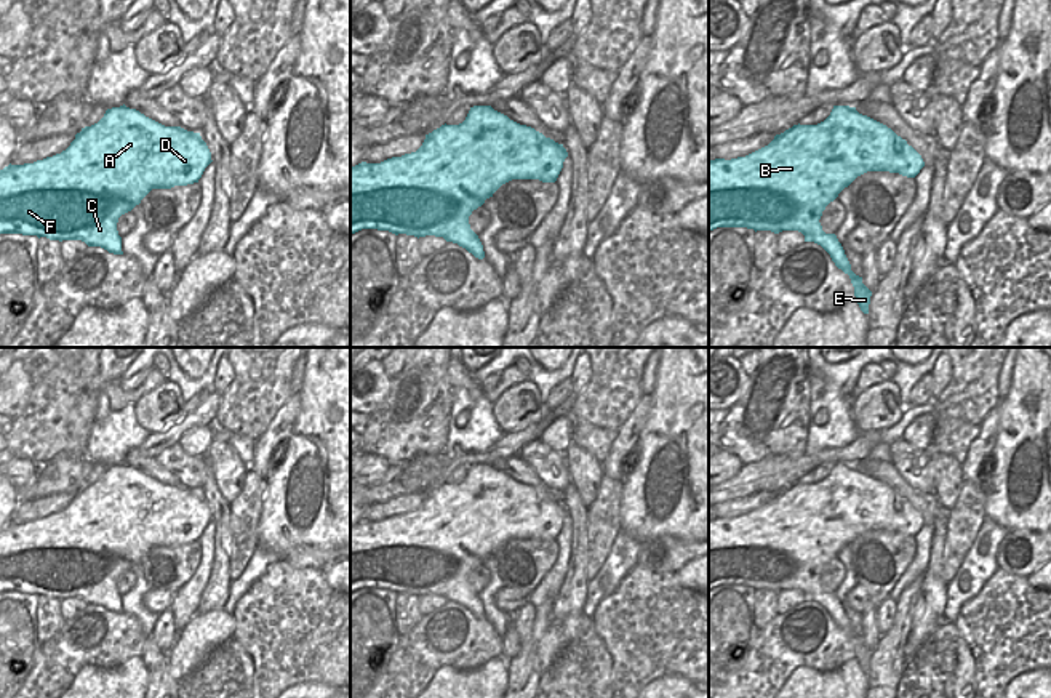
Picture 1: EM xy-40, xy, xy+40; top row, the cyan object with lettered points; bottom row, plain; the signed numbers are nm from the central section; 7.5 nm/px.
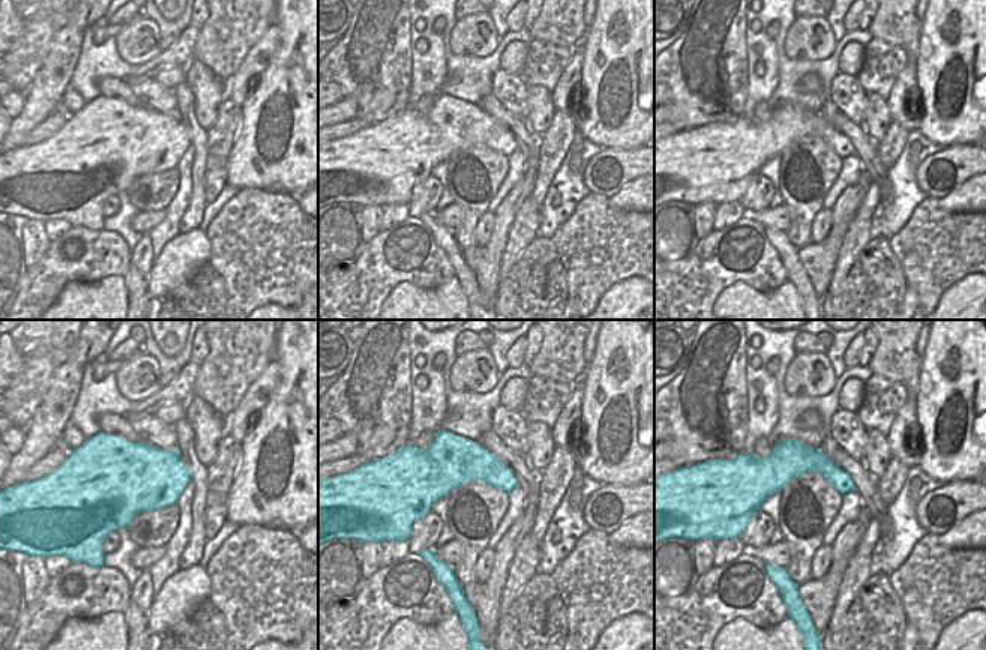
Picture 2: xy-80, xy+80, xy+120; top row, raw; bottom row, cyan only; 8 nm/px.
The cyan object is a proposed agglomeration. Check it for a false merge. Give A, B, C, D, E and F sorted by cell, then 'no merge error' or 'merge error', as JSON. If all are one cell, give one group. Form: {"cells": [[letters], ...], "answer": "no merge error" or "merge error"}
{"cells": [["A", "B", "C", "D", "E", "F"]], "answer": "no merge error"}

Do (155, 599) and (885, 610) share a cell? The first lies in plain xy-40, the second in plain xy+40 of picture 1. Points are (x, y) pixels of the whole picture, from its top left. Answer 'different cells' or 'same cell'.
different cells

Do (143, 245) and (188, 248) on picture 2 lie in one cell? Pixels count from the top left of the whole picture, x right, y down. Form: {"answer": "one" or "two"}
{"answer": "two"}

